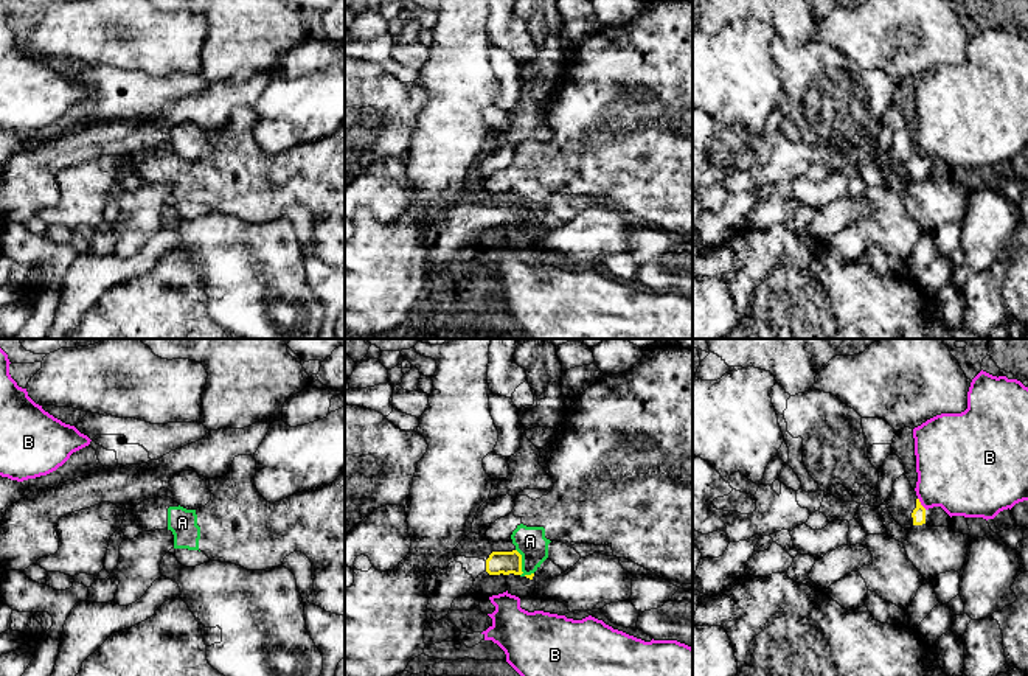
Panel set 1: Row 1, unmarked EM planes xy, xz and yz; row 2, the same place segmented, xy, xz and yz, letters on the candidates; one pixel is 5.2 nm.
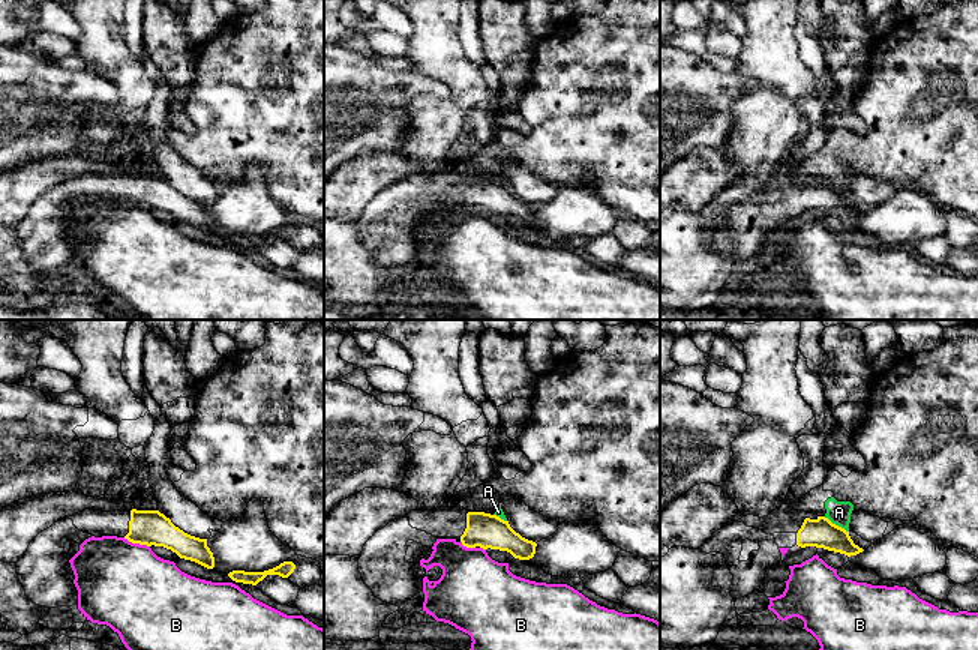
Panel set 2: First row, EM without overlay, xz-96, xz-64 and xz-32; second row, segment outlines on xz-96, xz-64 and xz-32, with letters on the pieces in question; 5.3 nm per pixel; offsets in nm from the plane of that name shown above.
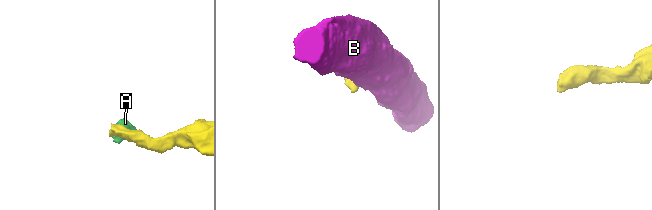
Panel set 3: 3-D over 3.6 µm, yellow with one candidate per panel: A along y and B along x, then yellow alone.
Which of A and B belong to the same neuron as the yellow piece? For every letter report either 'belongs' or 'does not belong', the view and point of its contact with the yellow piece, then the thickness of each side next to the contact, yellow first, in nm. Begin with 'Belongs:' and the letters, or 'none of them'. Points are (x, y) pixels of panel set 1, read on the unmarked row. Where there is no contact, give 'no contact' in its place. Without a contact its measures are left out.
Belongs: none of them
A: does not belong; meets yellow in xz at (520, 218); 120 nm thick on the yellow side, 160 nm on the other
B: does not belong; meets yellow in yz at (920, 156); 70 nm thick on the yellow side, 400 nm on the other

